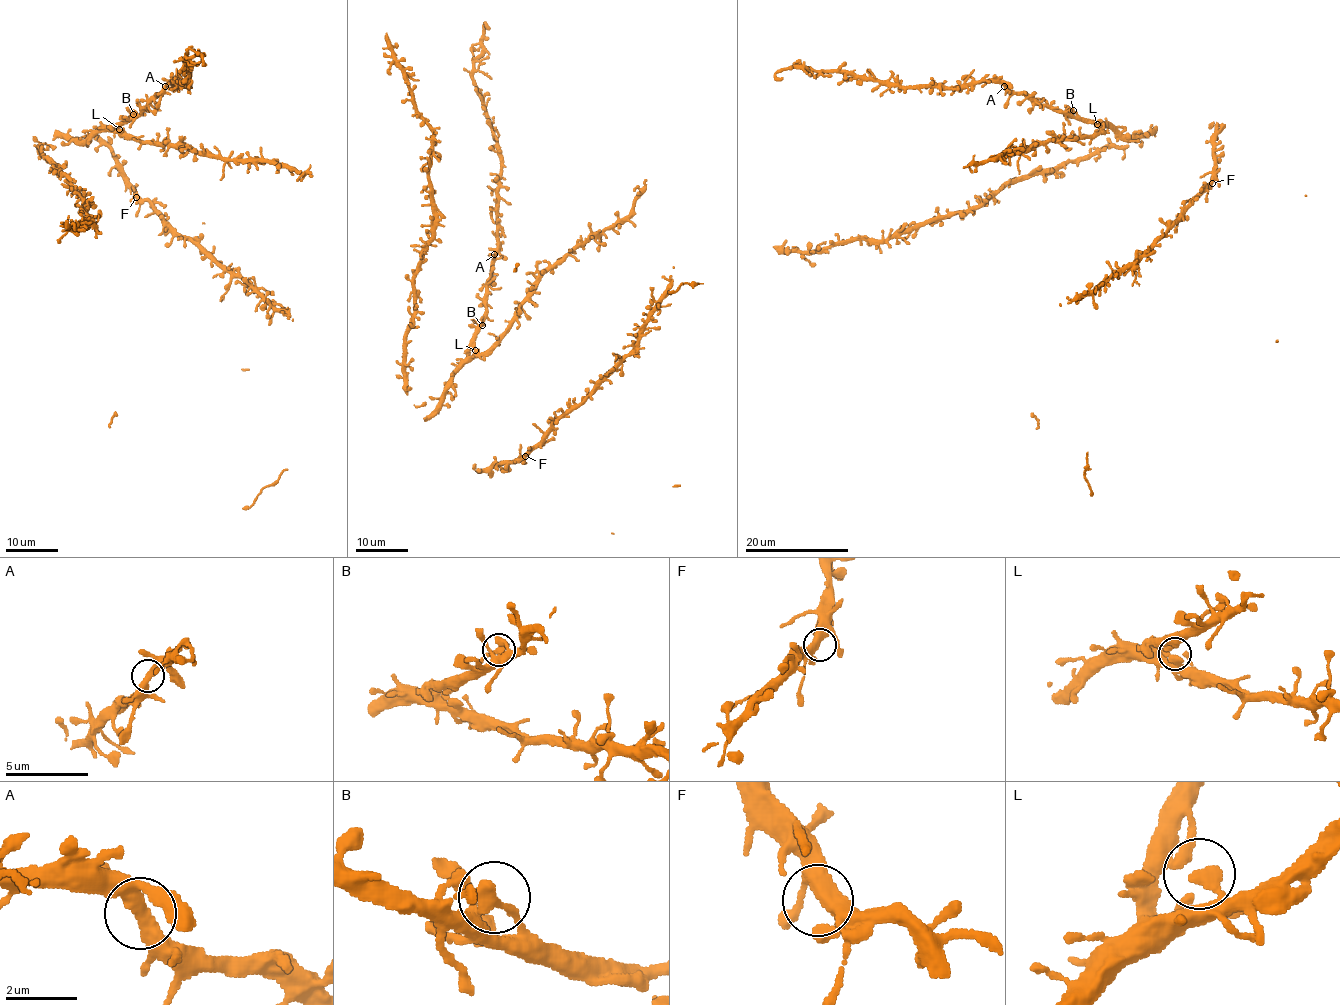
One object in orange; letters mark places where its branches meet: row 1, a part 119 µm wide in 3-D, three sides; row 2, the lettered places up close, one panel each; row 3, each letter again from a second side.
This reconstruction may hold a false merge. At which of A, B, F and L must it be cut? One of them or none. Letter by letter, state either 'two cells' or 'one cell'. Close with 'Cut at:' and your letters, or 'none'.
A: one cell
B: one cell
F: one cell
L: one cell
Cut at: none

